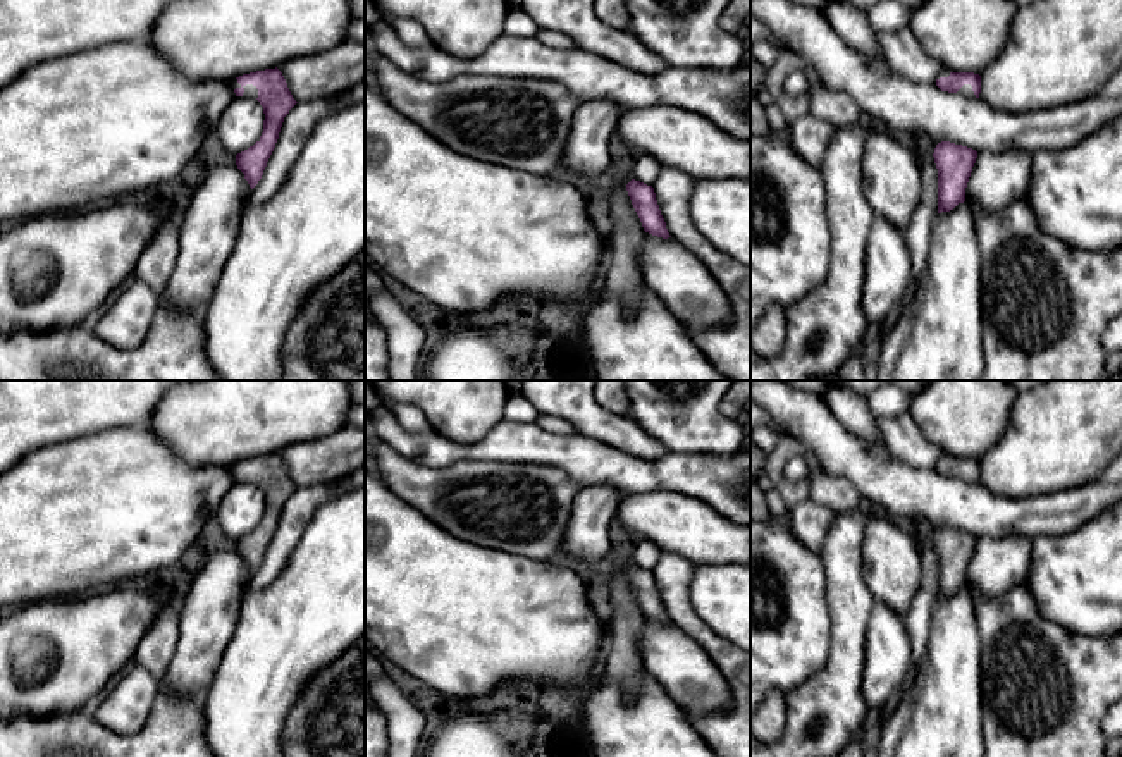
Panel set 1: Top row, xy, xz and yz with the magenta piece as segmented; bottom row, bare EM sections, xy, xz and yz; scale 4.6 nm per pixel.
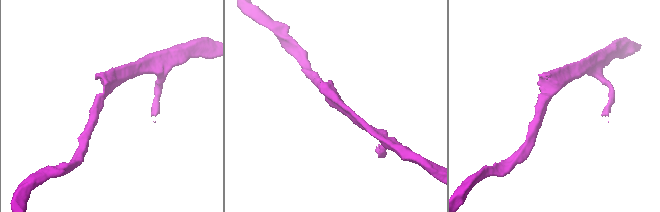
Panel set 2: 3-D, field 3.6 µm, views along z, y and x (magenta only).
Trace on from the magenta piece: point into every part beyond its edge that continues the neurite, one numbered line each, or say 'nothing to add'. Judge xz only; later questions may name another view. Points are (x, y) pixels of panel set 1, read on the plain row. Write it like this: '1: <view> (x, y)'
nothing to add

